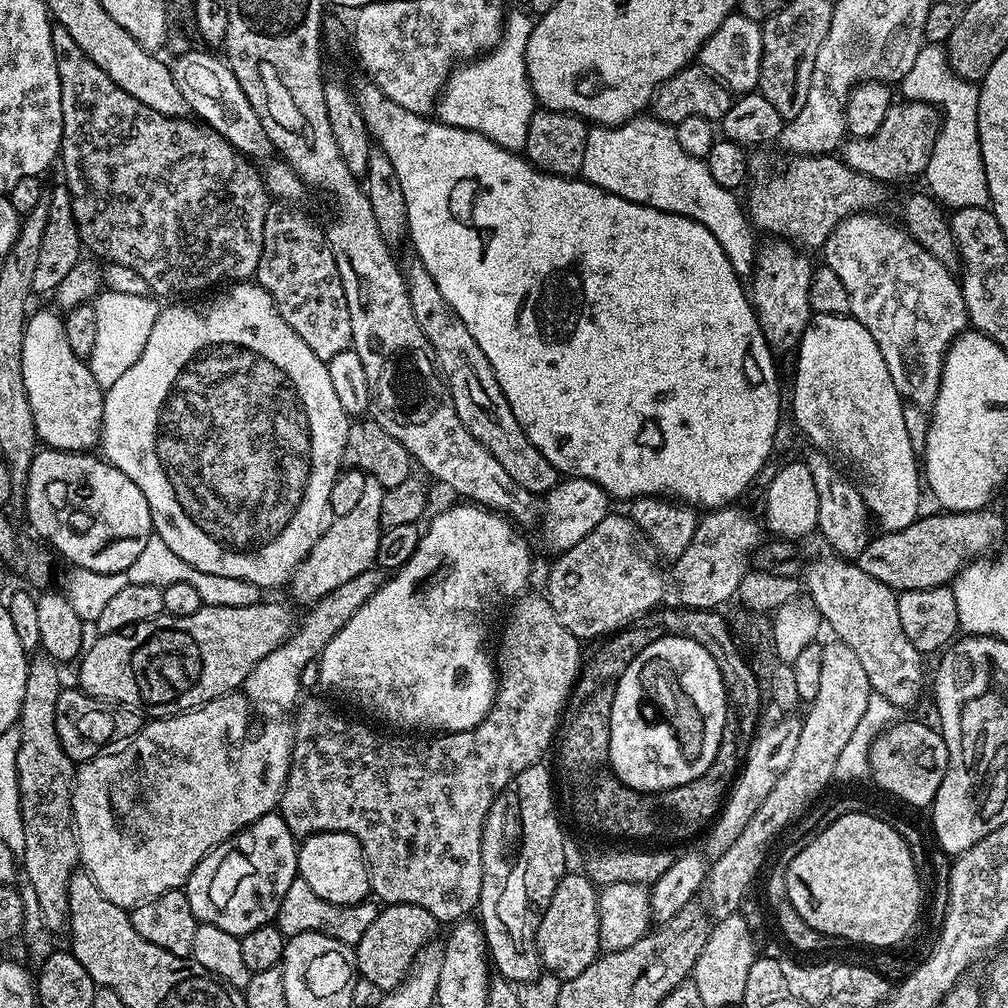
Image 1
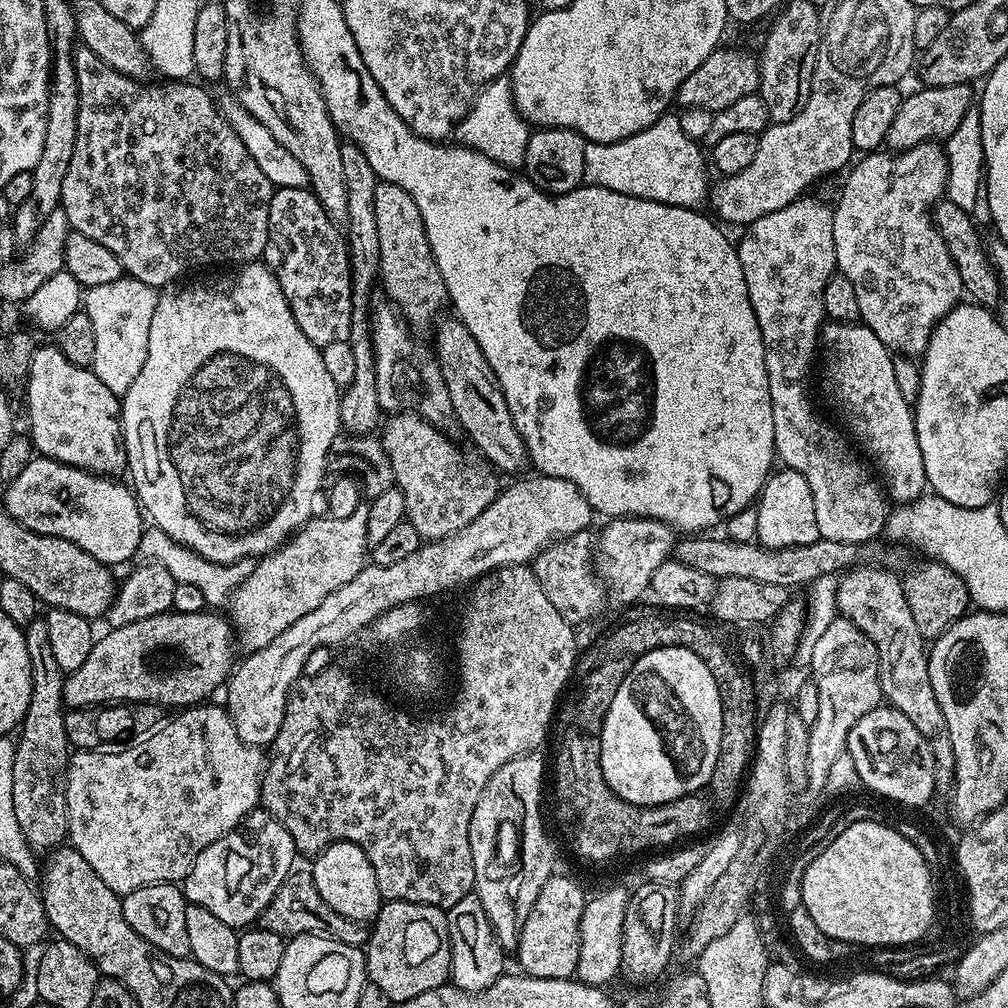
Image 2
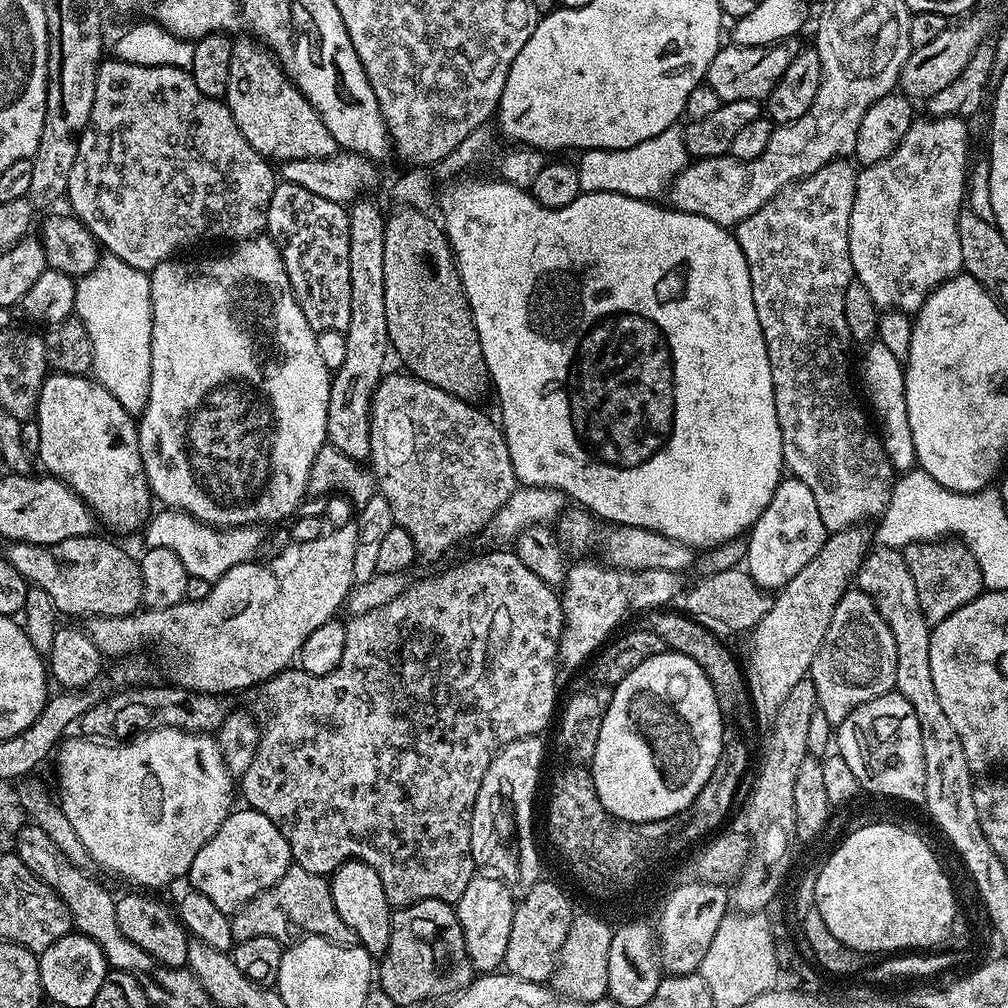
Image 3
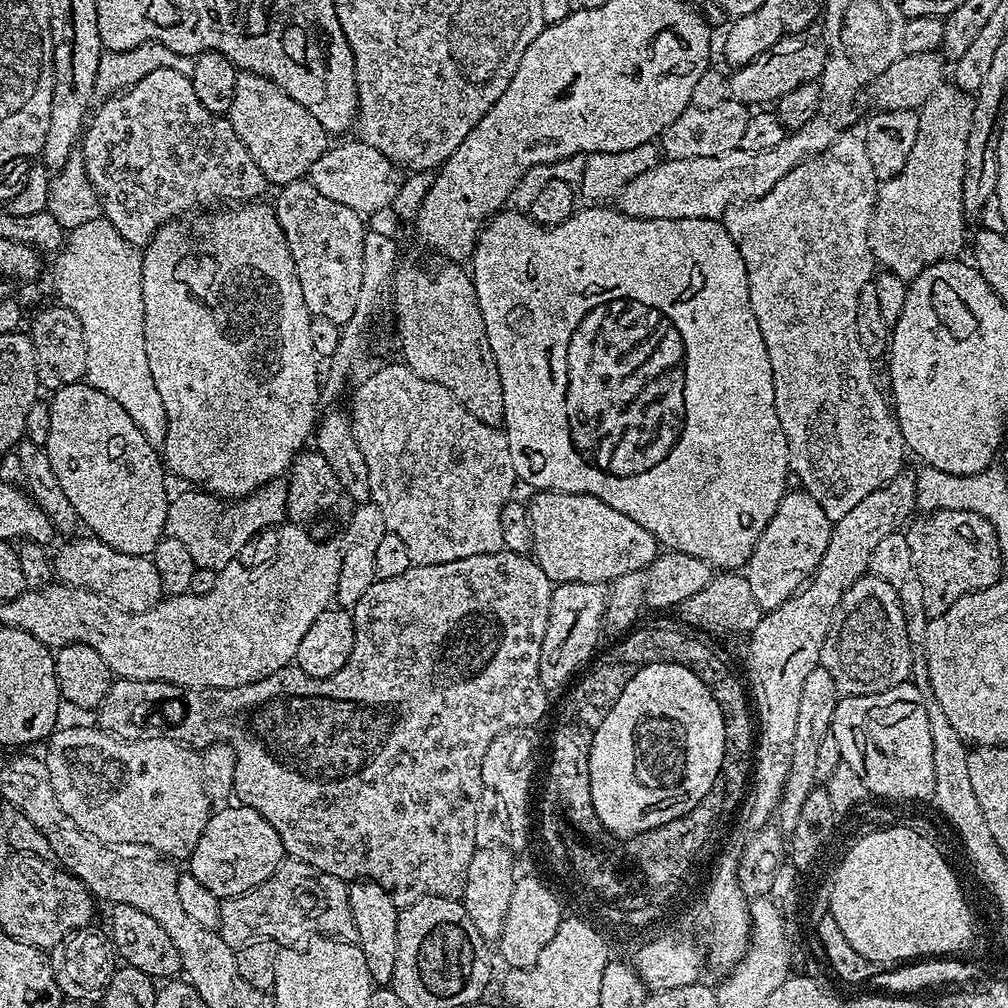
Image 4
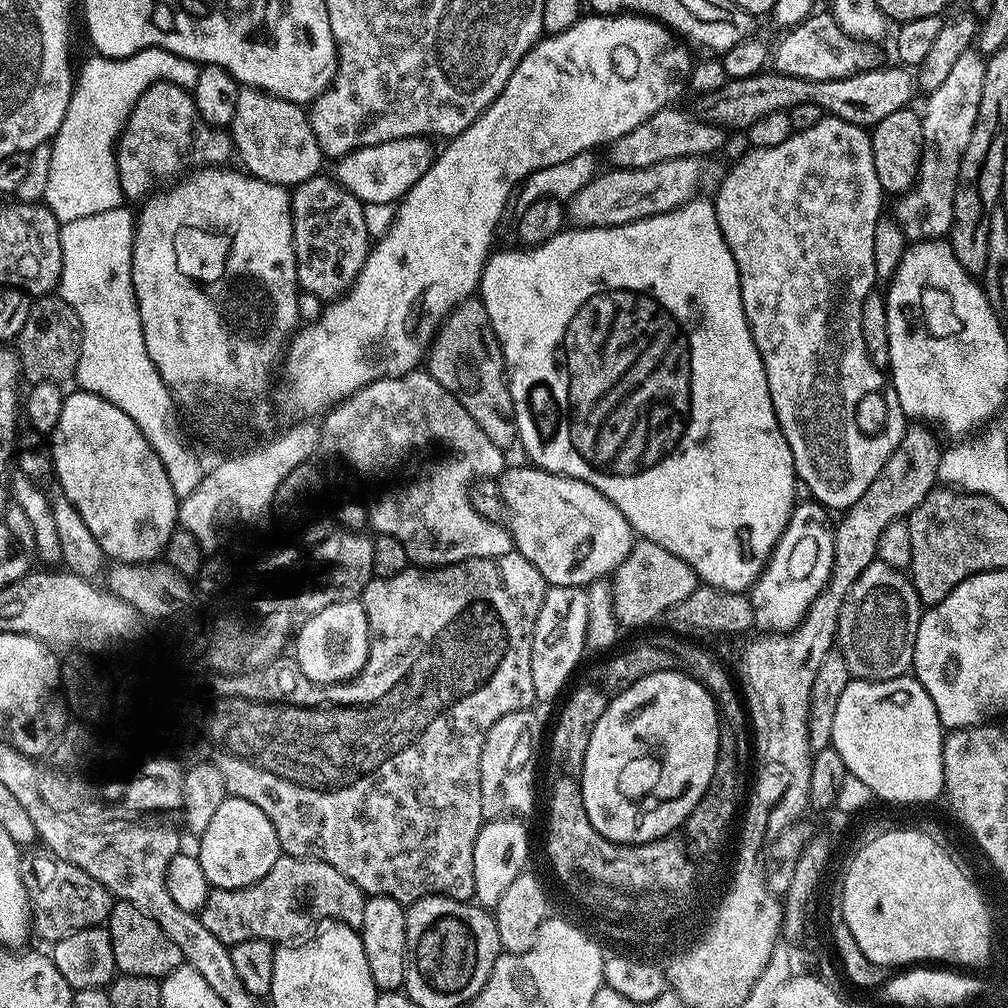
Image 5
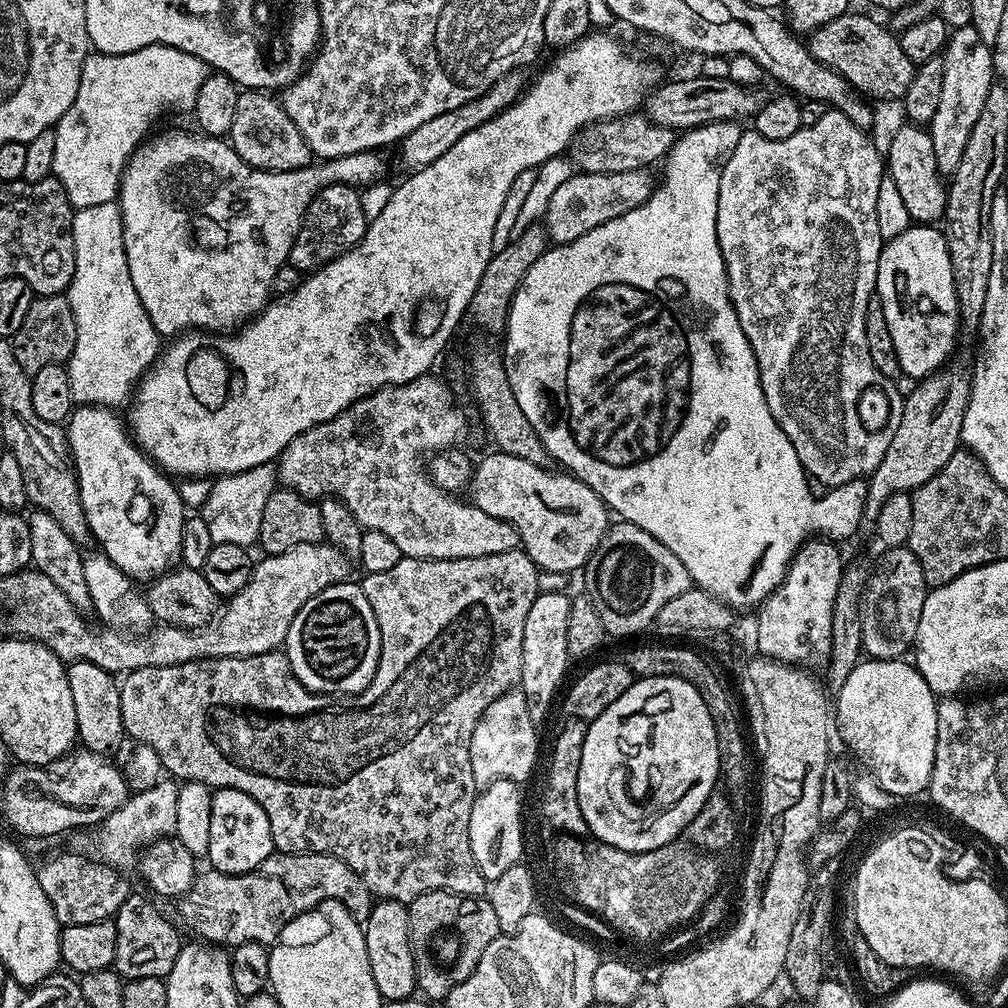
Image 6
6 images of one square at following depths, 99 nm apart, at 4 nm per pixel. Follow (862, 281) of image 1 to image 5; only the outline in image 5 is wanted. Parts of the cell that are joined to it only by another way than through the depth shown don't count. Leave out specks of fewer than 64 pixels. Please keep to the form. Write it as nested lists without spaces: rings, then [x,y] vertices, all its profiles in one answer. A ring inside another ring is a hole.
[[[979,51],[964,52],[950,69],[942,86],[927,93],[928,105],[922,108],[924,145],[920,155],[920,172],[915,184],[897,199],[900,201],[894,213],[896,223],[909,241],[938,240],[951,233],[958,170],[962,166],[962,154],[966,154],[966,146],[970,143],[970,133],[974,131],[974,118],[978,118],[985,63],[985,57]]]

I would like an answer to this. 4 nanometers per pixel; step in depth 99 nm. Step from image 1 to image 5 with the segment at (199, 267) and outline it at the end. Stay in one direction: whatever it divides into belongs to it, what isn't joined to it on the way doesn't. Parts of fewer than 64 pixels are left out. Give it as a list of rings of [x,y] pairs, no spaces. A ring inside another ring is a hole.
[[[165,80],[150,86],[138,98],[115,149],[118,178],[128,202],[143,201],[165,182],[175,181],[189,170],[227,165],[234,156],[231,135],[201,118],[189,89]]]

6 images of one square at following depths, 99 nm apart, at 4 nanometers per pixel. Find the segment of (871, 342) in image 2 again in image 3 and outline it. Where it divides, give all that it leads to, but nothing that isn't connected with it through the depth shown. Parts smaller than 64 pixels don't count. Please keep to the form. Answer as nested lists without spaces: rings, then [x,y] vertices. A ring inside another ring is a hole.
[[[879,342],[867,345],[864,357],[860,360],[860,372],[858,368],[858,384],[864,387],[863,399],[868,399],[867,407],[871,415],[880,423],[878,435],[884,442],[884,449],[888,455],[888,461],[892,463],[897,473],[911,472],[917,467],[916,451],[914,450],[914,438],[910,438],[910,417],[906,415],[906,386],[904,385],[904,364],[886,346]]]

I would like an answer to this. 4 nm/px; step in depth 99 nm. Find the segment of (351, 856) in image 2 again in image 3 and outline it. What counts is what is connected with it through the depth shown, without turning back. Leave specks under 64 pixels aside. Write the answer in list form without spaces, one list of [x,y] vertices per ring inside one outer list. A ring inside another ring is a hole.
[[[348,860],[331,873],[330,894],[334,898],[338,918],[342,918],[342,922],[354,930],[359,947],[365,948],[374,958],[383,956],[390,942],[394,909],[386,898],[386,890],[382,890],[382,878],[378,878],[376,871],[360,860]]]

